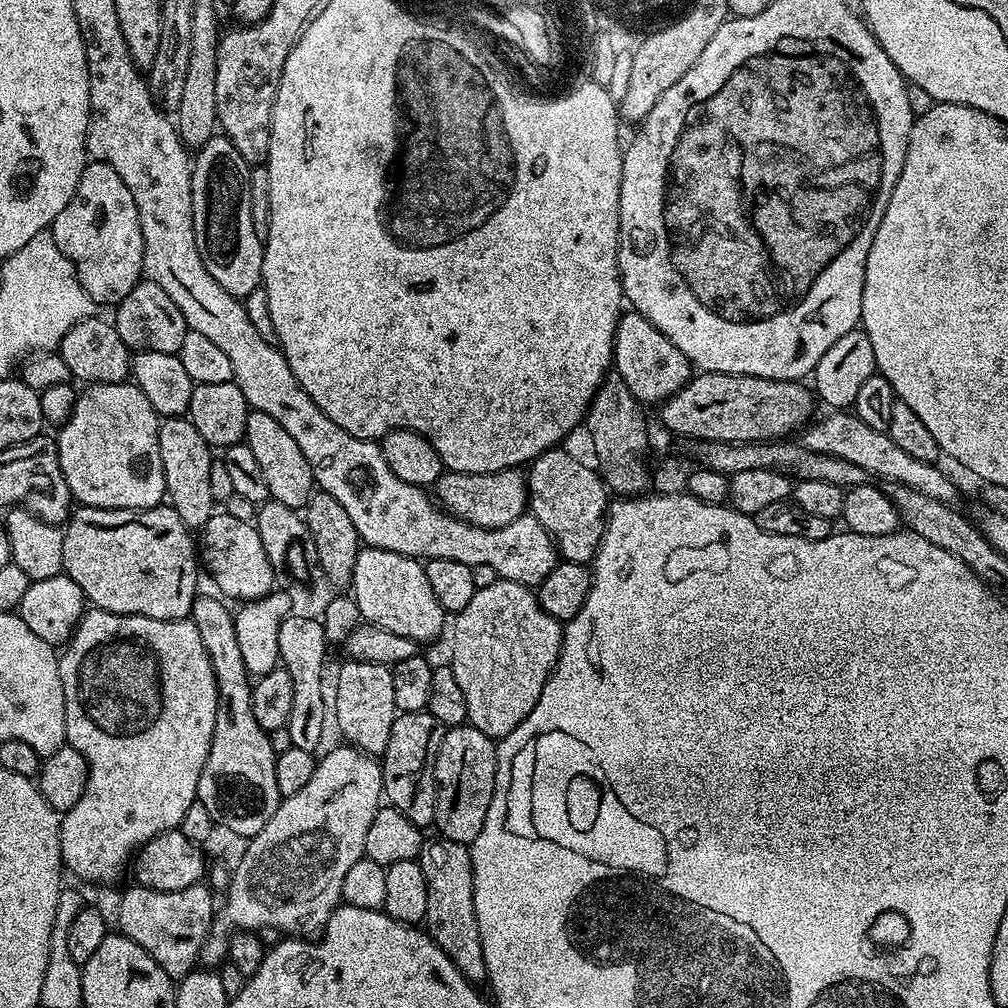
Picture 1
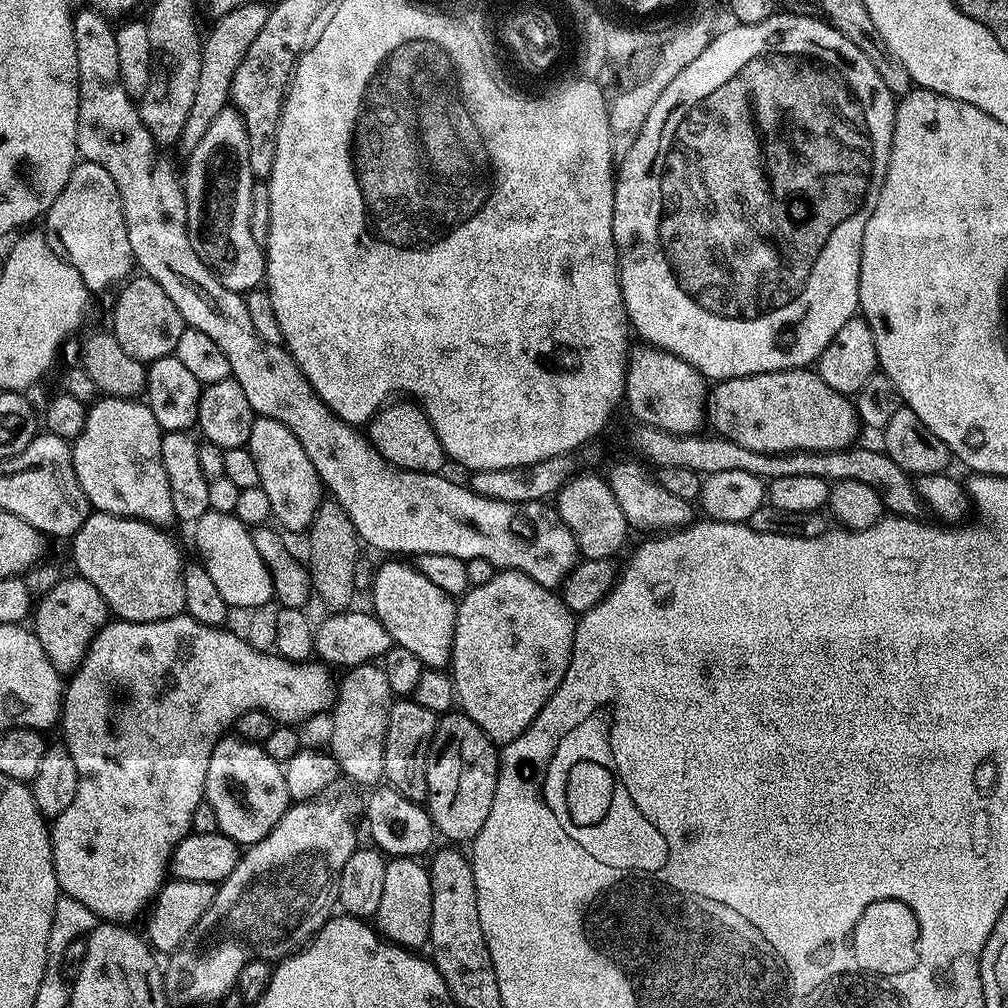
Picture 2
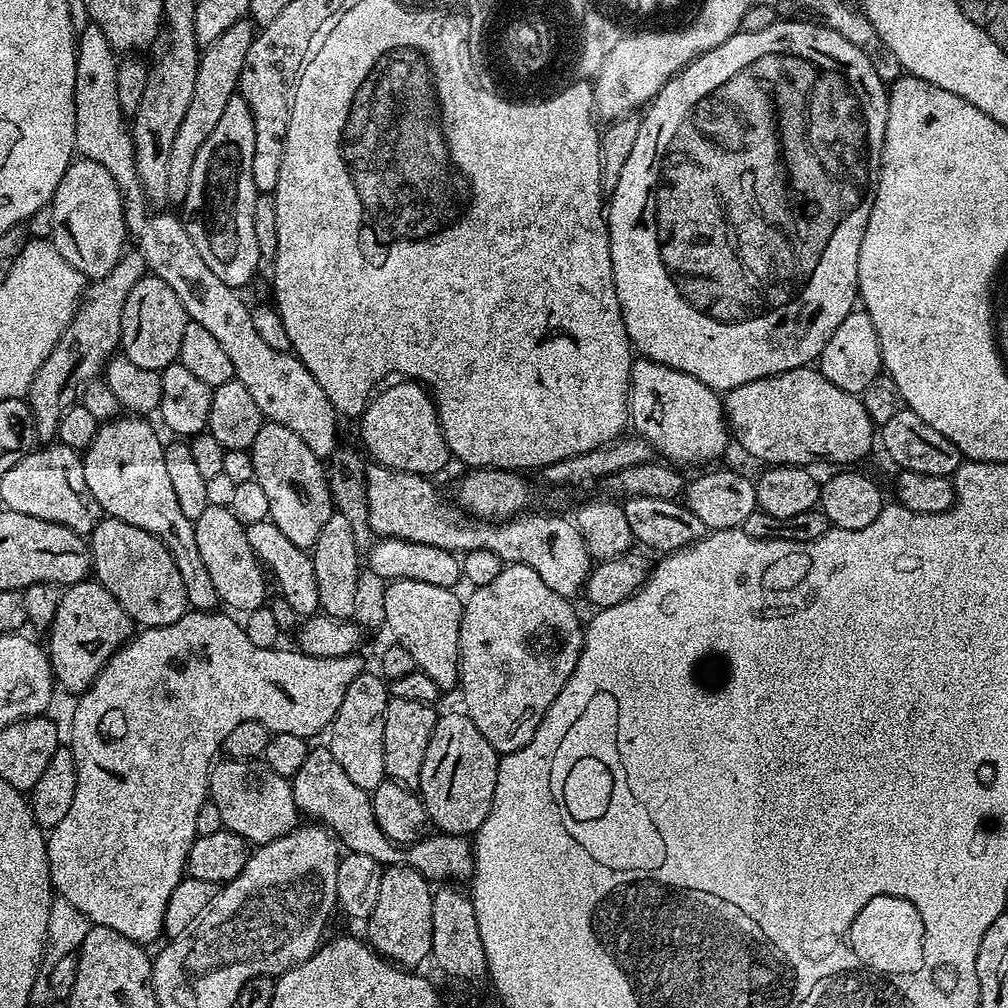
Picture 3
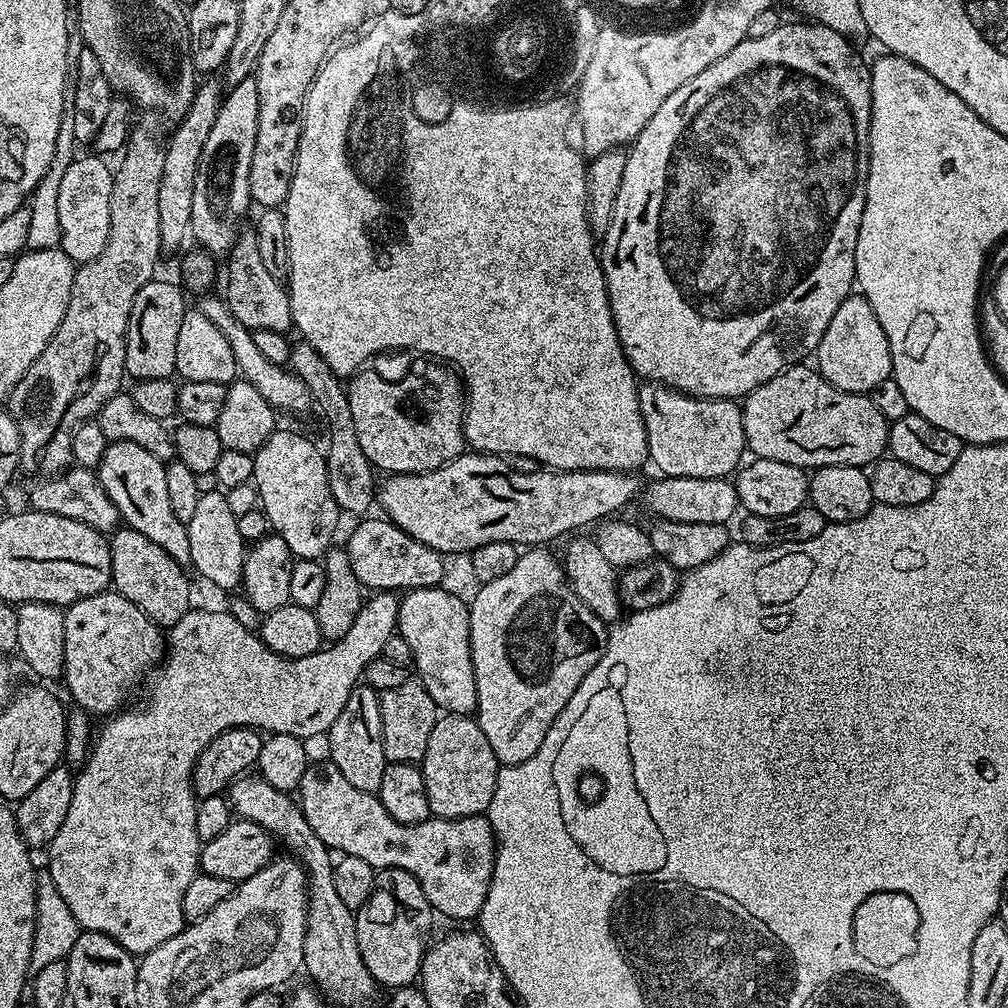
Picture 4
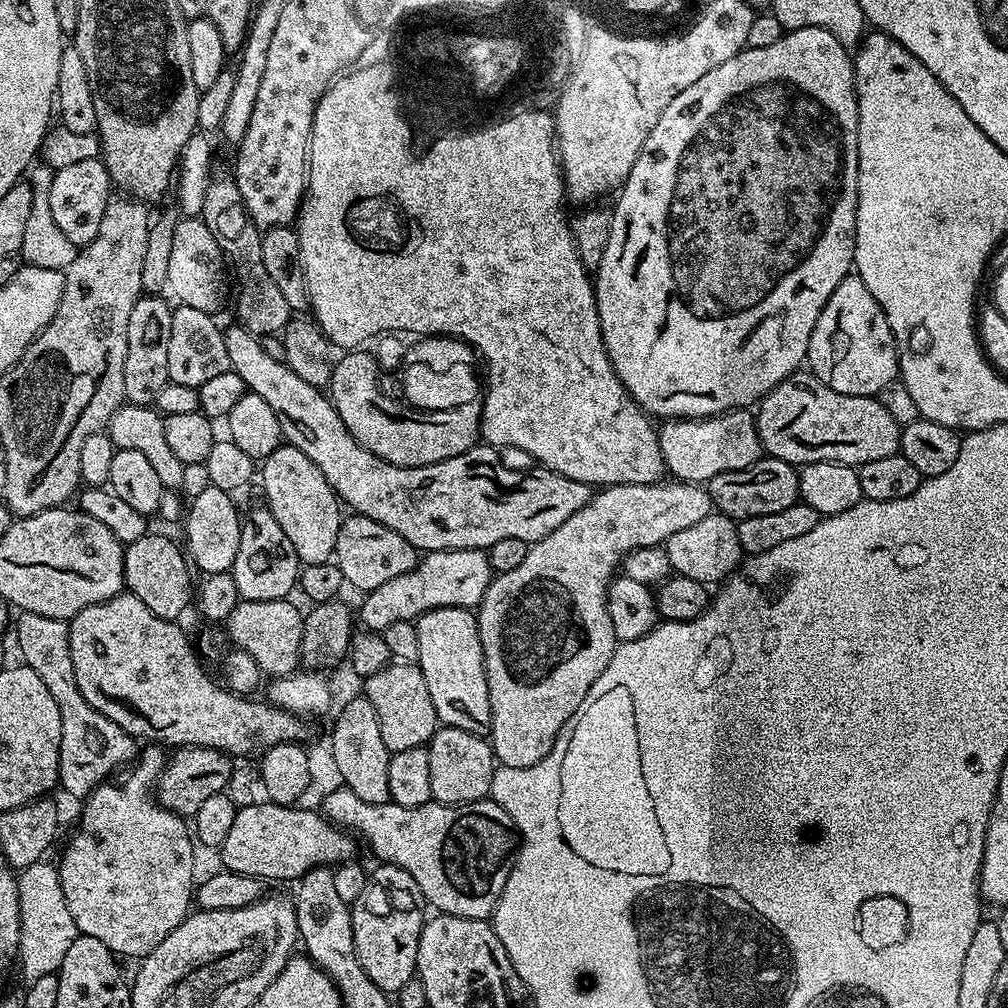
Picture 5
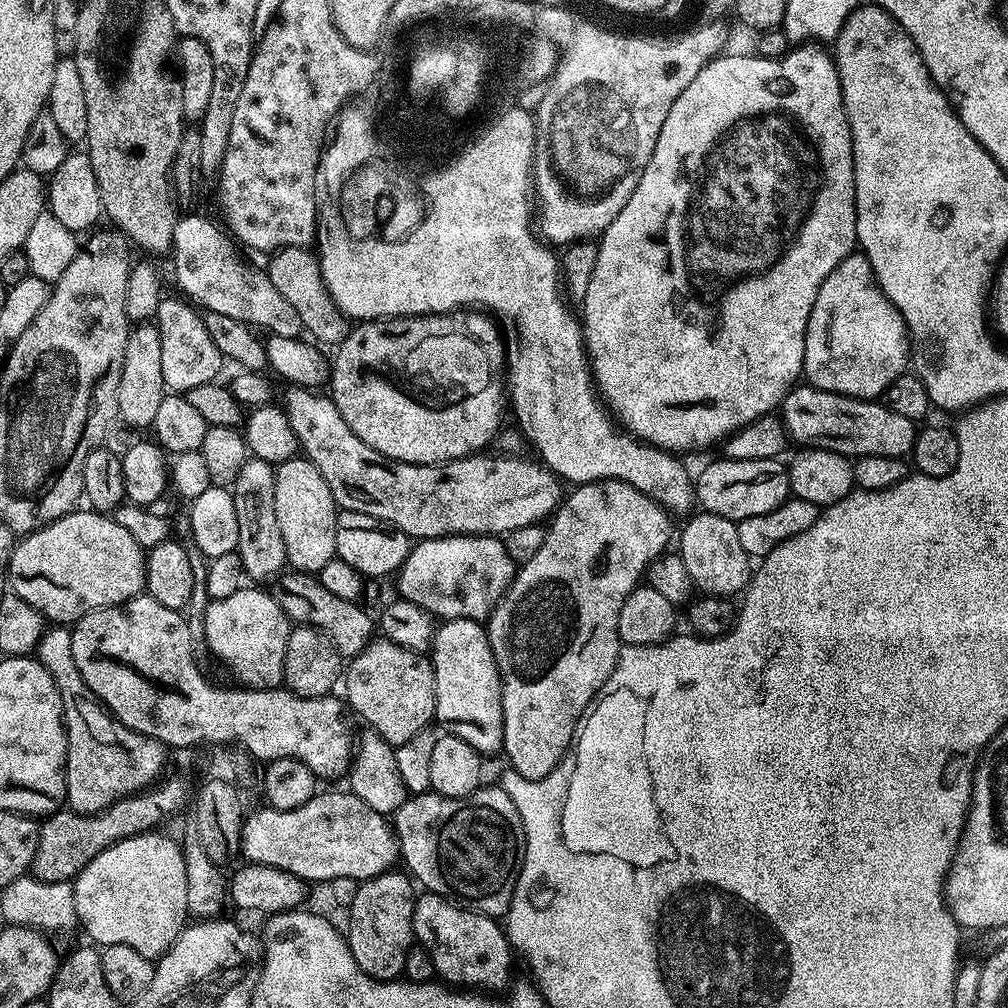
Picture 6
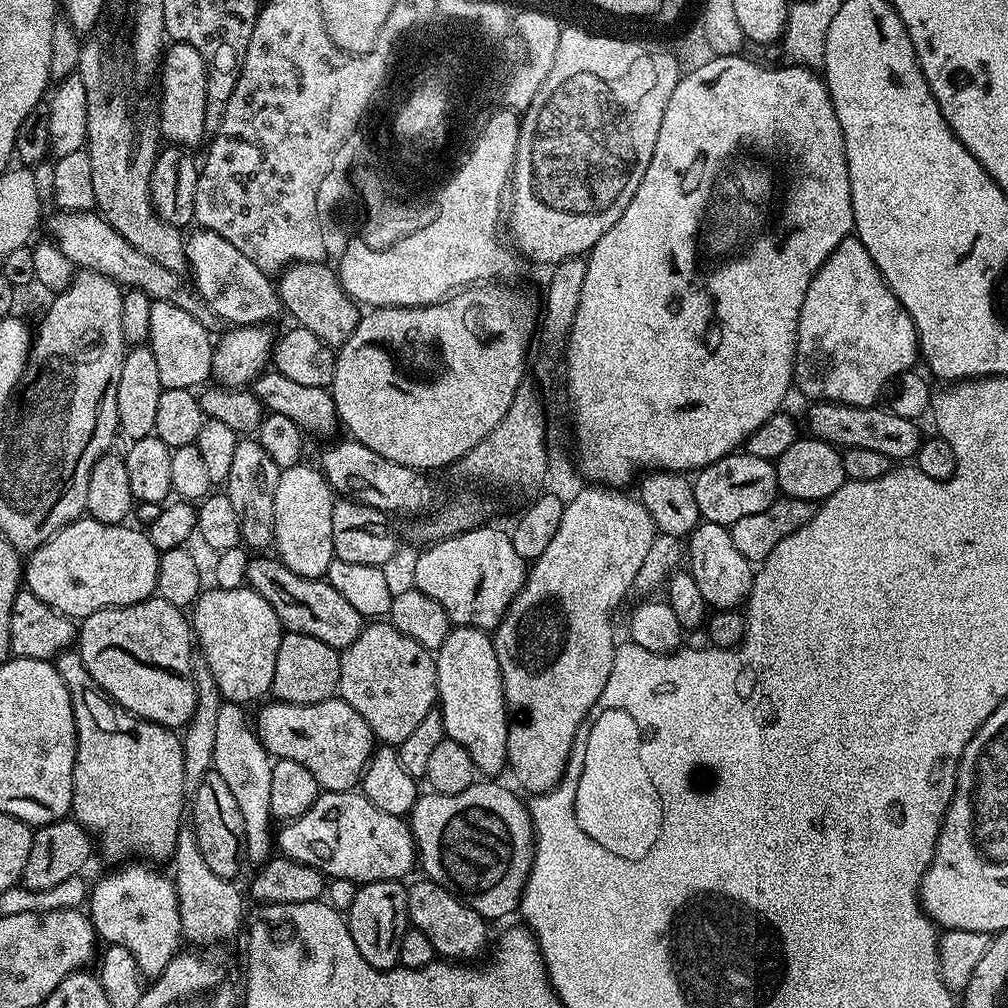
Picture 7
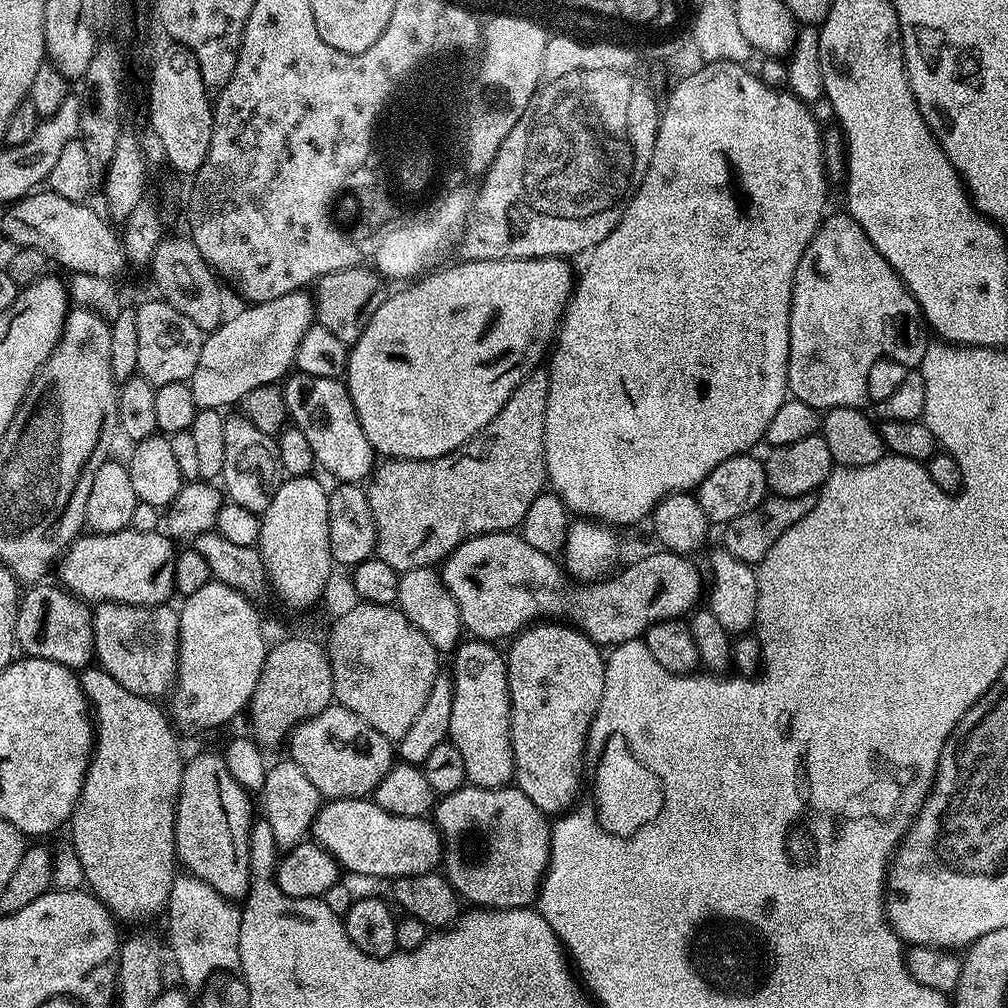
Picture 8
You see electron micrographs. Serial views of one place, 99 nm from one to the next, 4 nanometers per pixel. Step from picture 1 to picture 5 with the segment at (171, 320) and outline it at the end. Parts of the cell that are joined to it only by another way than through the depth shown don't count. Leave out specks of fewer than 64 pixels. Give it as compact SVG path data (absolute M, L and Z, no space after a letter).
M144 294L130 310L130 326L128 327L128 349L124 363L124 398L130 404L155 405L158 390L170 383L166 354L170 346L170 318L173 305L164 301L160 294Z

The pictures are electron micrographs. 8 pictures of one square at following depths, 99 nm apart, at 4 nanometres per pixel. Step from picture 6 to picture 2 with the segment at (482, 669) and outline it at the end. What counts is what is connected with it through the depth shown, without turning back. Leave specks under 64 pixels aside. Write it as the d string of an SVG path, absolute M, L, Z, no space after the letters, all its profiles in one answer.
M392 558L389 564L384 564L376 572L376 577L372 580L372 605L371 611L386 626L390 634L393 645L397 648L411 650L413 654L418 654L418 658L425 668L447 669L452 659L452 643L454 642L454 626L456 625L457 601L448 596L430 578L421 574L419 567L410 565L408 562L401 562Z

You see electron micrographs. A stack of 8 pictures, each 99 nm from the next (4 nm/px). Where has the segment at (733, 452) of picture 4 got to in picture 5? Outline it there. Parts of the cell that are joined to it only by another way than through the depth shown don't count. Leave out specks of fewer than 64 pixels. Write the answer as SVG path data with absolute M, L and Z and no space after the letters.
M742 408L704 420L664 420L658 431L667 475L680 482L703 485L718 474L746 470L762 458L756 417Z

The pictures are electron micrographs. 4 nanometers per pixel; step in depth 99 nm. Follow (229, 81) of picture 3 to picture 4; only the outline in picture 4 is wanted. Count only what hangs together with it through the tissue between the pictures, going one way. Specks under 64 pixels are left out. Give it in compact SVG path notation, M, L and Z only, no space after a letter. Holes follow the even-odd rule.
M208 78L199 85L194 102L182 119L175 121L172 137L167 137L162 162L162 182L158 182L158 234L160 246L165 253L172 252L185 239L189 239L192 223L190 210L194 206L194 177L198 174L198 158L202 158L202 146L214 130L214 118L218 118L222 99L222 84L219 79ZM221 88L221 92L220 92Z

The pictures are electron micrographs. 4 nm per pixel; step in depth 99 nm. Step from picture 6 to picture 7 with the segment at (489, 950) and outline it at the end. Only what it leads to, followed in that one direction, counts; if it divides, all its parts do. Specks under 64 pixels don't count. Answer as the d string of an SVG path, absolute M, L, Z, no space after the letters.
M425 879L423 883L408 888L408 918L411 927L422 930L422 934L430 938L430 946L434 946L437 957L448 962L475 961L472 959L484 947L485 949L489 947L489 921L441 884L435 884L429 879Z

